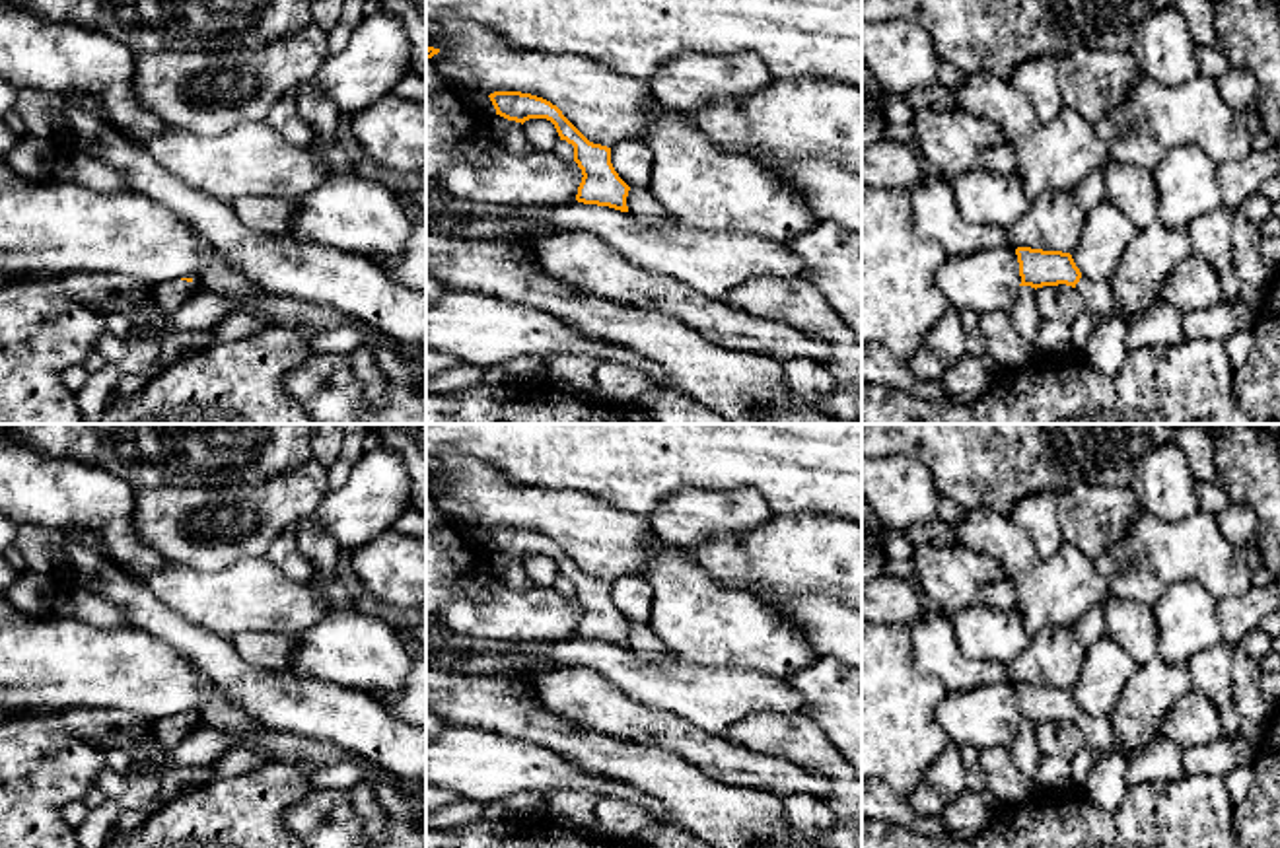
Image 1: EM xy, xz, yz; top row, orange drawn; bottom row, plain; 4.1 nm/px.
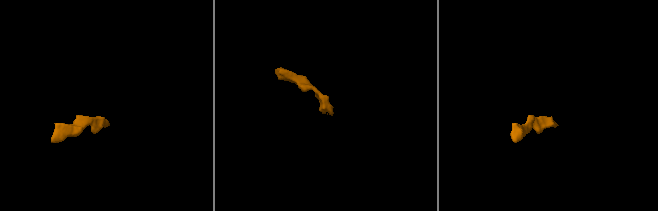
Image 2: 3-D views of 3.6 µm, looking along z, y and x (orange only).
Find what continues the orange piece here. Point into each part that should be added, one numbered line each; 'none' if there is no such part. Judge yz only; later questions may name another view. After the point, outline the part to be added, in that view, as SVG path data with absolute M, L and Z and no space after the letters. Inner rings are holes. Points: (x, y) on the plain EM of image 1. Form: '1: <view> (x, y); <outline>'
1: yz (1100, 736); M1082 710L1076 725L1087 739L1087 747L1091 747L1099 755L1124 755L1124 747L1120 747L1113 733L1113 724L1109 716L1089 716Z

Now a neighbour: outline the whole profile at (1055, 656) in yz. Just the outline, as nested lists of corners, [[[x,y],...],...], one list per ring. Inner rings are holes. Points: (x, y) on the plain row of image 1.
[[[1049,626],[1031,638],[1029,648],[1006,665],[1008,683],[1070,689],[1076,685],[1085,648],[1070,626]]]

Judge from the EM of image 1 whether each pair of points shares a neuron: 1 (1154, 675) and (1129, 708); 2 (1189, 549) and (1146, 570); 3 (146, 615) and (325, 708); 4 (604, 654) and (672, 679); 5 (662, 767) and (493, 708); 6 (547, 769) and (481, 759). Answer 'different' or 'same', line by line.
1: same
2: same
3: same
4: same
5: same
6: same

